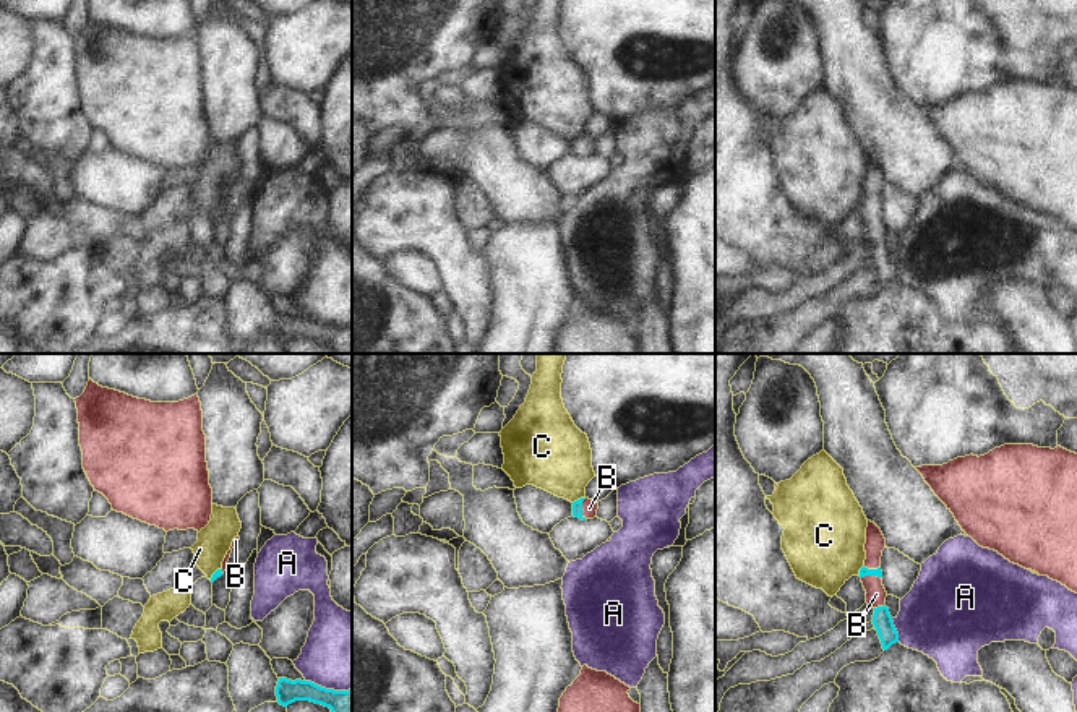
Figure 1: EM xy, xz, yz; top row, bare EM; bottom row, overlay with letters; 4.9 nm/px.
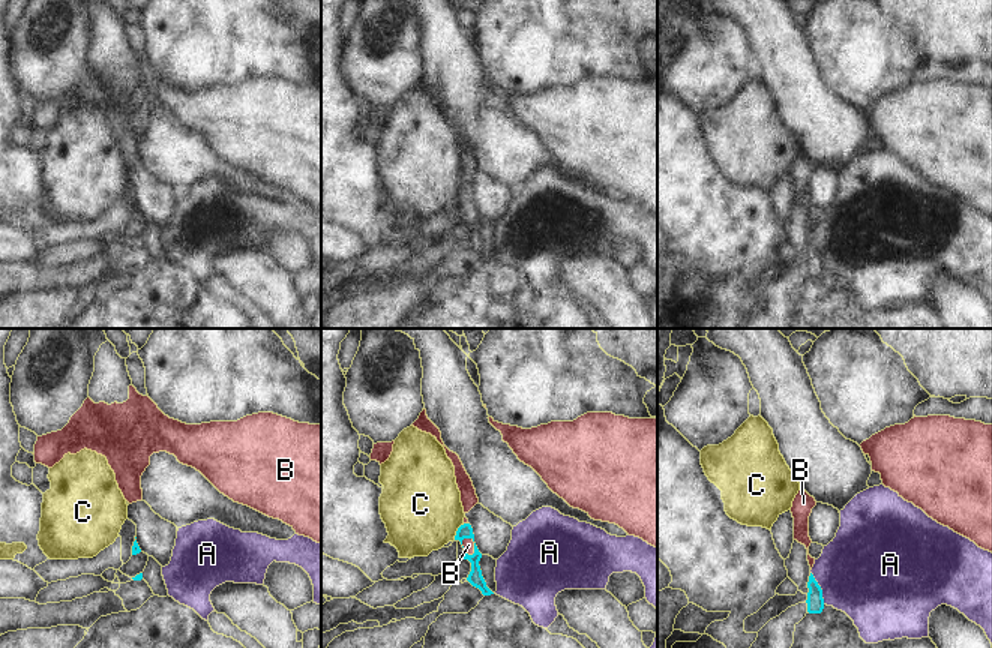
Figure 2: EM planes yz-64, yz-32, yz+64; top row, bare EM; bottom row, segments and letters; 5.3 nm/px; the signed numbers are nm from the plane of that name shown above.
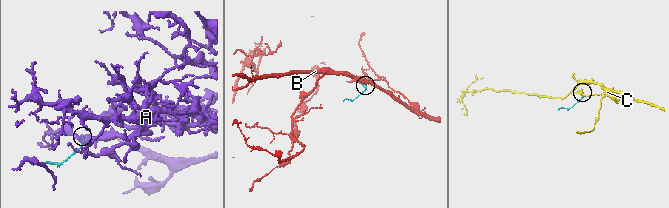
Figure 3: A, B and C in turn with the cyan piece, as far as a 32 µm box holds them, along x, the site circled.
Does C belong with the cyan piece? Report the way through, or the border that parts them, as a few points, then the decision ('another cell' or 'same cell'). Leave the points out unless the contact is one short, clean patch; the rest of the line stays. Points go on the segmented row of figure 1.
border xz (584, 497), (573, 503); another cell

